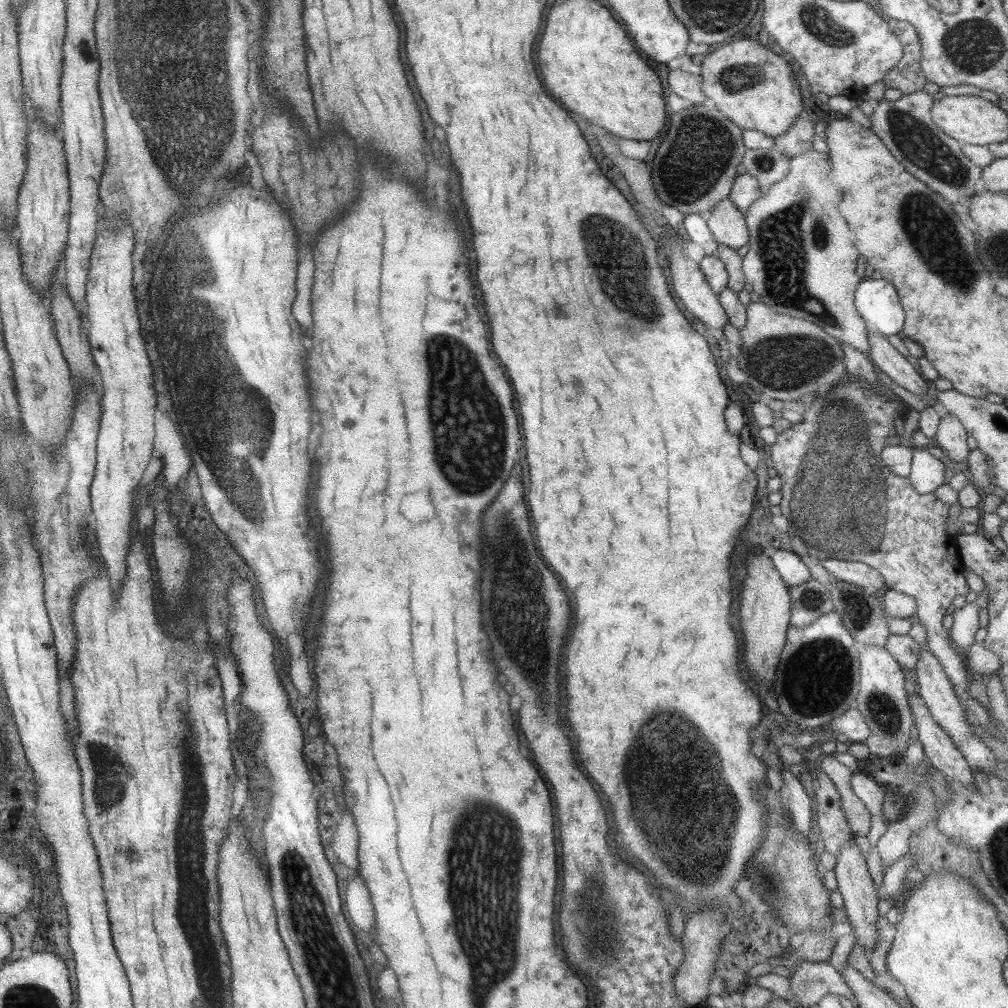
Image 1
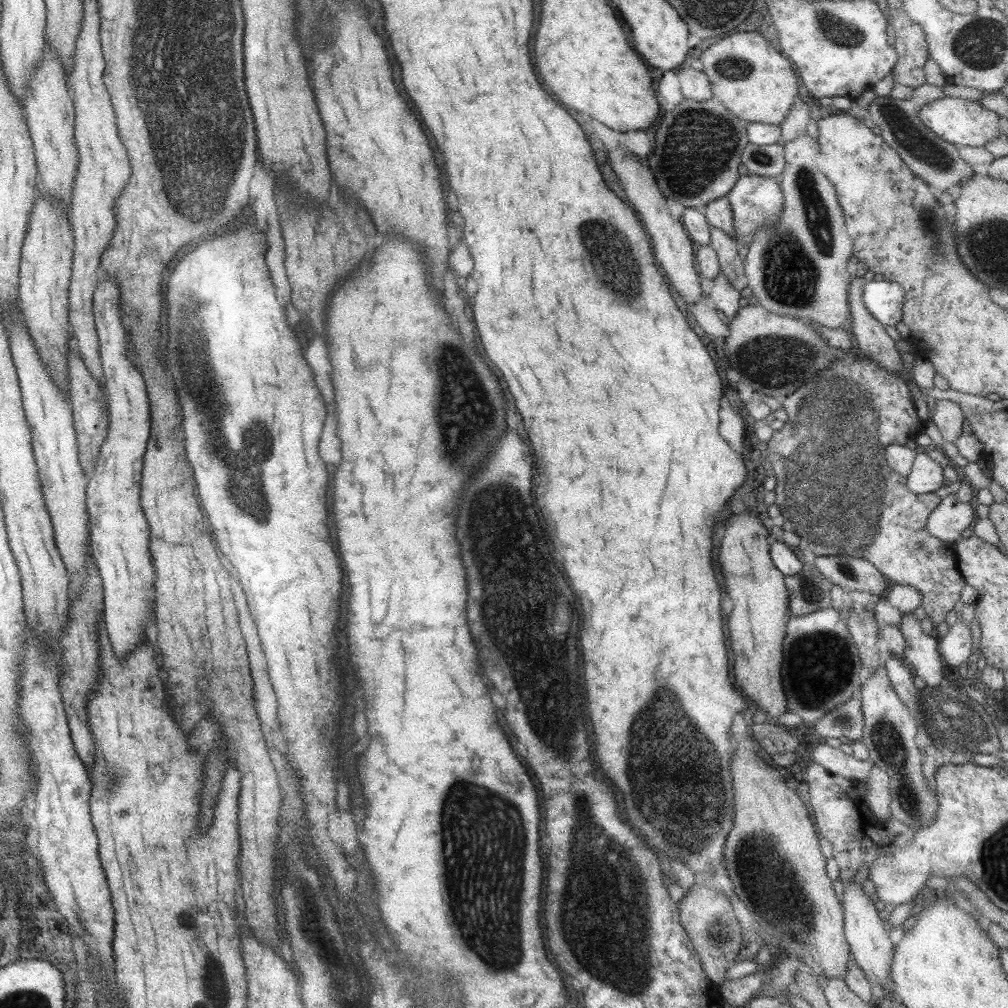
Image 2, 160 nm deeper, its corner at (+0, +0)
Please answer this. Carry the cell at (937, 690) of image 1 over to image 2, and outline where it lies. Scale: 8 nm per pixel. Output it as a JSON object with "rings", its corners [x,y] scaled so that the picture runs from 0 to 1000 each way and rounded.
{"rings":[[[906,607],[896,608],[891,624],[897,635],[897,644],[893,653],[904,665],[916,675],[922,683],[932,683],[936,675],[936,659],[931,648],[929,630],[920,630],[914,626],[912,616],[906,612]]]}

